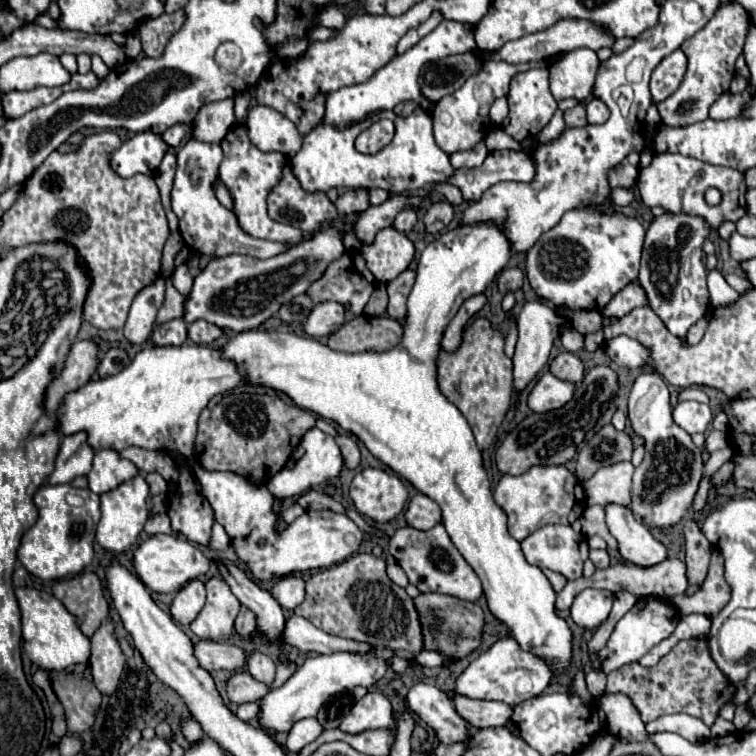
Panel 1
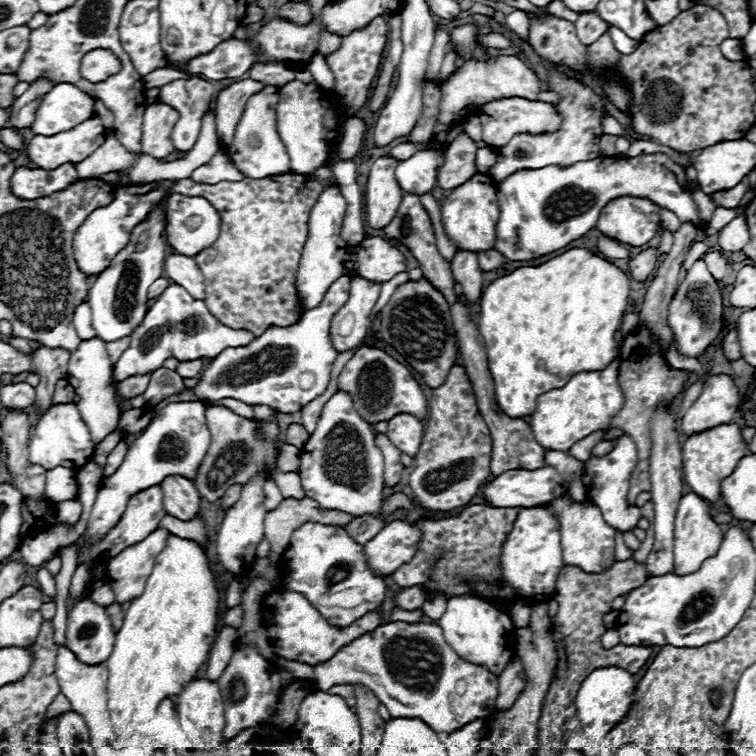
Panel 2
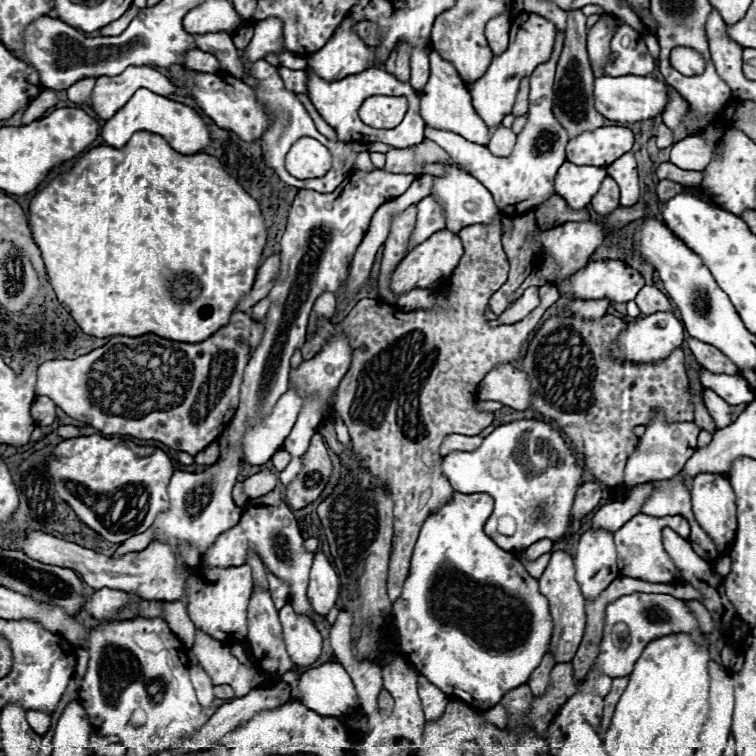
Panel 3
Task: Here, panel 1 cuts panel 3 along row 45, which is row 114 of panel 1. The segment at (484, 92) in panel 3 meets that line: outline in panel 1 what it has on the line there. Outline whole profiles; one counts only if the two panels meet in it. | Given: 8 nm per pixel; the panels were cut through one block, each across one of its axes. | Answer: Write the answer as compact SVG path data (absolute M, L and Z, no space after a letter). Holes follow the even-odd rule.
M532 68L526 72L520 72L512 78L510 92L508 92L508 104L510 104L510 114L508 120L504 120L504 132L516 138L518 142L526 138L534 138L552 118L556 112L556 100L550 94L548 88L548 70L546 68Z

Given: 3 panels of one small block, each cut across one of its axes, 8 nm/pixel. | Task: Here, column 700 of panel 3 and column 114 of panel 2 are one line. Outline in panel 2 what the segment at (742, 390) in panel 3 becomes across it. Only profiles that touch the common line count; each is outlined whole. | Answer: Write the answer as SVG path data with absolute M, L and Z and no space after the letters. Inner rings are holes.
M170 284L162 296L154 300L148 308L142 324L132 332L128 350L120 356L114 366L112 380L122 382L136 374L148 374L162 368L164 360L176 358L180 362L198 360L198 358L216 358L224 348L246 346L254 340L254 334L248 330L226 328L208 312L202 300L194 300L182 286Z

